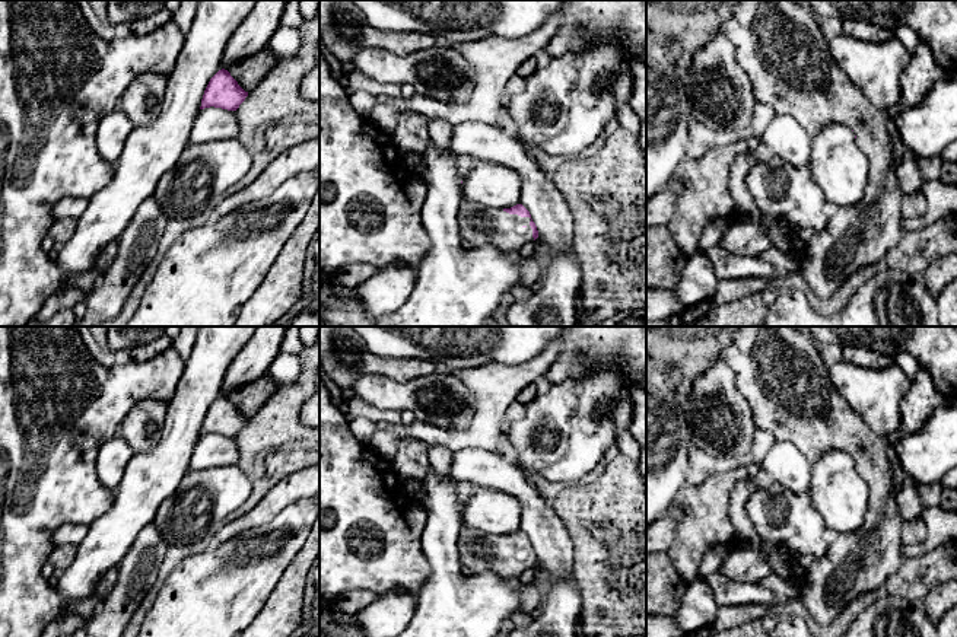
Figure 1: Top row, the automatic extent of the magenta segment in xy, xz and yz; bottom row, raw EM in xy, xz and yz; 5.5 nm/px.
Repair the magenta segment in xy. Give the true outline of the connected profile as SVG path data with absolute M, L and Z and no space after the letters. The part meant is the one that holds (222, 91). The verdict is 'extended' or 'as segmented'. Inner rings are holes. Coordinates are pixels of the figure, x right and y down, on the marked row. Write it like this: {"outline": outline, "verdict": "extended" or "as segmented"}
{"outline": "M222 69L210 79L200 109L214 106L236 111L247 96L248 92L238 85L228 70Z", "verdict": "as segmented"}

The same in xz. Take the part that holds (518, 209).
{"outline": "M462 198L458 223L462 241L470 248L490 245L500 251L519 251L538 238L537 226L522 204L502 210Z", "verdict": "extended"}

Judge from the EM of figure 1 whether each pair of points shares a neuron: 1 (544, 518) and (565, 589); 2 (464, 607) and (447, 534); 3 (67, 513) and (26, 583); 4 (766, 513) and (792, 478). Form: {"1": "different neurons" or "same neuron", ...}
{"1": "different neurons", "2": "same neuron", "3": "same neuron", "4": "different neurons"}

